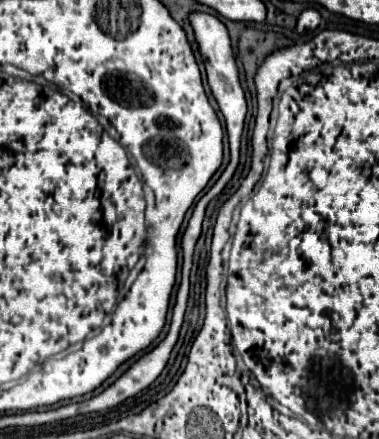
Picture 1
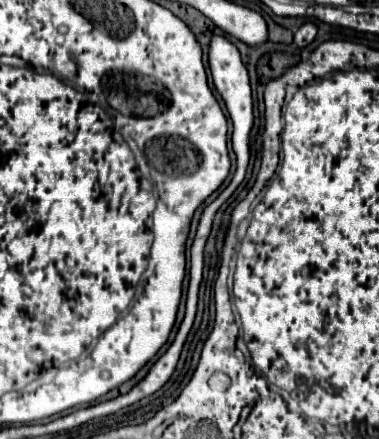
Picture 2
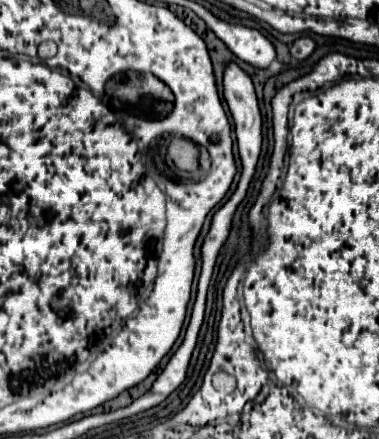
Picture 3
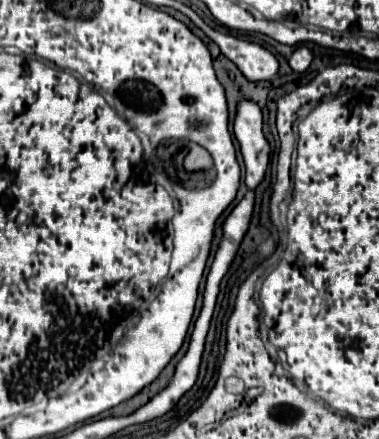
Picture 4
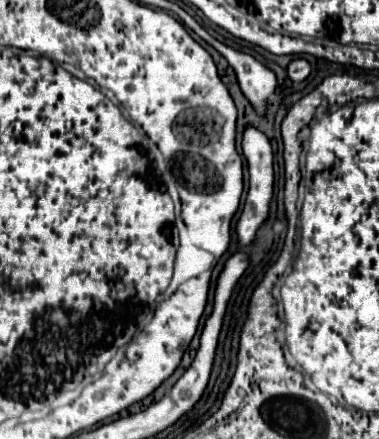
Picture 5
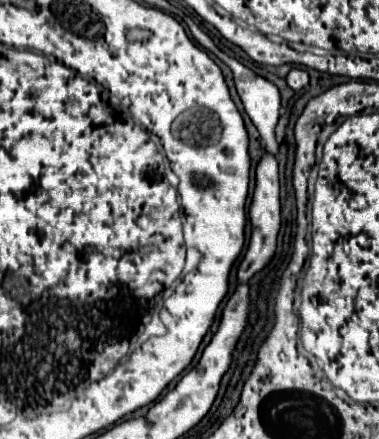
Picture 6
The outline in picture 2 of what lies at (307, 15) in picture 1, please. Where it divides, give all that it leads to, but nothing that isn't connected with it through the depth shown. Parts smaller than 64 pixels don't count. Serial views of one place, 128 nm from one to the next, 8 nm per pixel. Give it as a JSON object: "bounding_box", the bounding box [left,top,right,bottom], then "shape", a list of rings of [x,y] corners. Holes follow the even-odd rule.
{"bounding_box":[294,22,316,48],"shape":[[[304,22],[304,24],[296,30],[296,34],[294,34],[294,42],[296,42],[296,46],[300,46],[300,48],[308,46],[314,38],[316,38],[316,24],[314,24],[314,22]]]}

